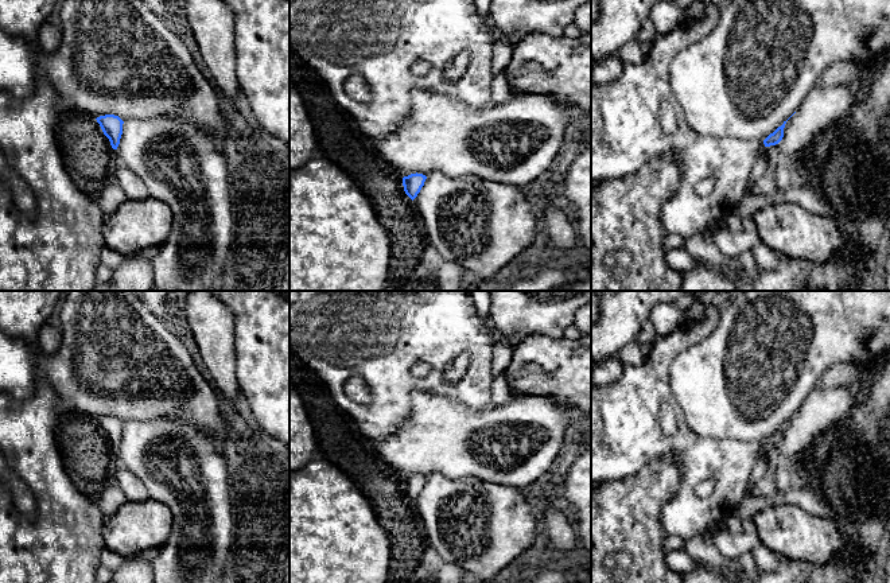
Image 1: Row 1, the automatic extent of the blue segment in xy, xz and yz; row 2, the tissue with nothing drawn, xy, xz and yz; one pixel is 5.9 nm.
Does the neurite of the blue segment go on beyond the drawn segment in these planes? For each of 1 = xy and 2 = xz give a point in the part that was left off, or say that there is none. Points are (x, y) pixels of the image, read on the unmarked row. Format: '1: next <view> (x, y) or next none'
1: next none
2: next none

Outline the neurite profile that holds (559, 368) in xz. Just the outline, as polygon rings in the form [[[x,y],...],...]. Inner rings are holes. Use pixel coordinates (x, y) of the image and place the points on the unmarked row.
[[[591,334],[579,339],[529,335],[513,347],[505,370],[512,396],[541,395],[571,408],[576,415],[591,415]]]

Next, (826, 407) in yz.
[[[817,384],[786,423],[782,442],[774,447],[781,465],[804,477],[809,470],[811,450],[816,440],[850,419],[854,407],[855,397],[850,388]]]

